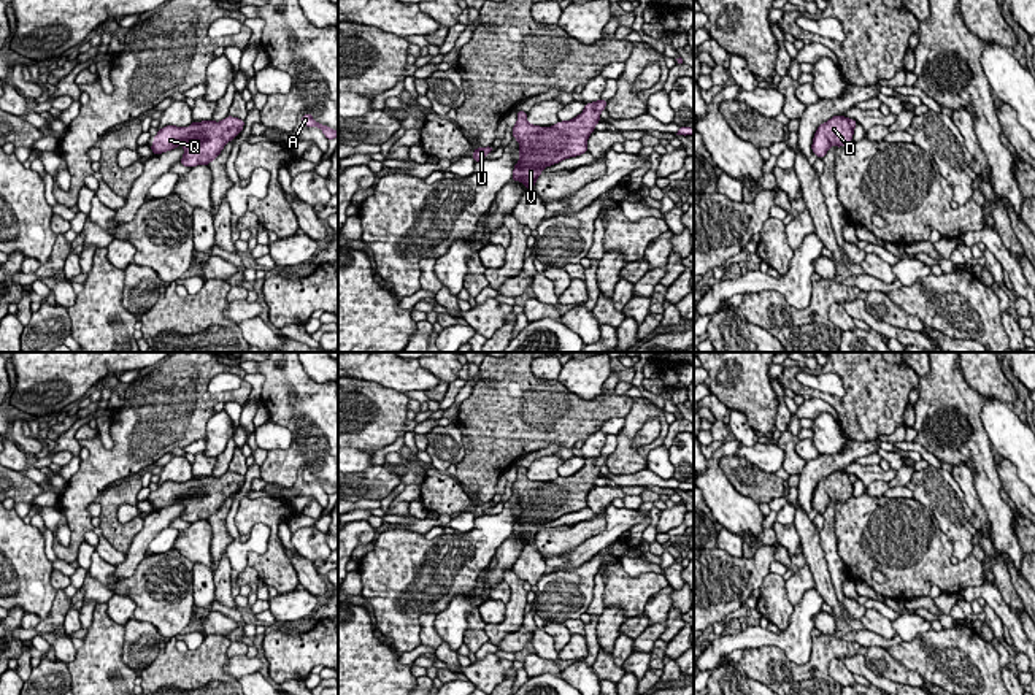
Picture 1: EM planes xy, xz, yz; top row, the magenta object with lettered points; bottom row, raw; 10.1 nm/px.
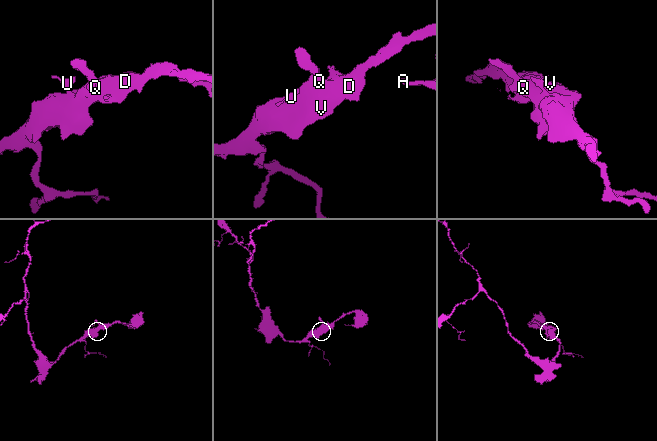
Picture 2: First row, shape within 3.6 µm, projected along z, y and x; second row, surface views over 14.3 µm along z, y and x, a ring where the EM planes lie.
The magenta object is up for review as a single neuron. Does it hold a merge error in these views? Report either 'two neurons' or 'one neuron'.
one neuron

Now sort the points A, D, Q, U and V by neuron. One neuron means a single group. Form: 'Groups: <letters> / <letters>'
Groups: A D Q U V

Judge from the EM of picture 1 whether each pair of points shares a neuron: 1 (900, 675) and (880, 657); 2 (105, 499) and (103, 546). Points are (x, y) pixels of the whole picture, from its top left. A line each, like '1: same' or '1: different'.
1: same
2: different

